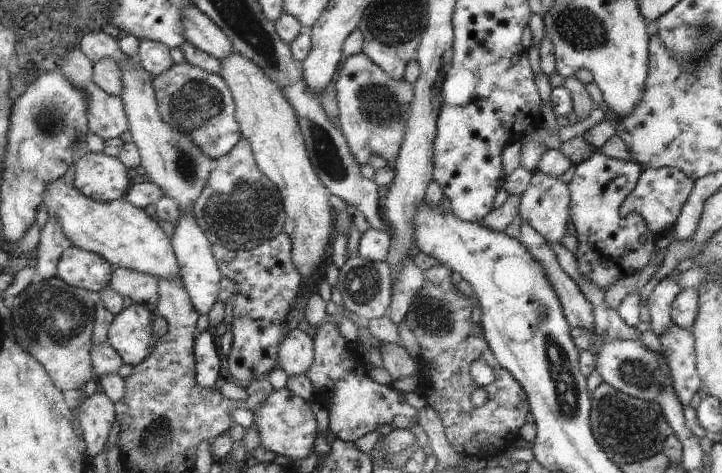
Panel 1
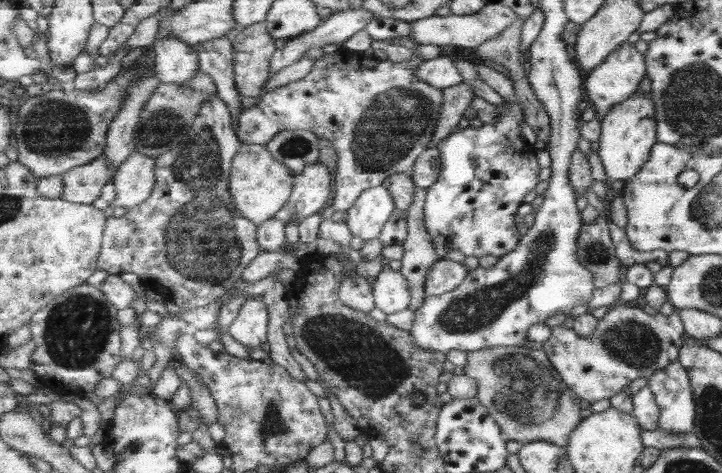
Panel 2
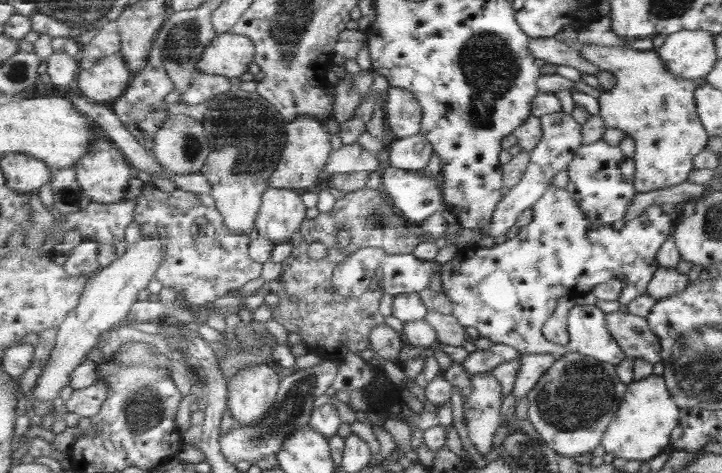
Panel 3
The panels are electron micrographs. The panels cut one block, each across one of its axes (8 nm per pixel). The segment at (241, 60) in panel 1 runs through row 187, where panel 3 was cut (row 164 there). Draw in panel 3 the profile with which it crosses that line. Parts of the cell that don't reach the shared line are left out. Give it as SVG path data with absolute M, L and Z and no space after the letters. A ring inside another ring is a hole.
M297 117L286 123L287 146L283 149L283 156L271 176L269 187L301 190L315 184L321 170L326 168L331 158L331 135L339 135L340 132L338 125L321 121L317 117Z

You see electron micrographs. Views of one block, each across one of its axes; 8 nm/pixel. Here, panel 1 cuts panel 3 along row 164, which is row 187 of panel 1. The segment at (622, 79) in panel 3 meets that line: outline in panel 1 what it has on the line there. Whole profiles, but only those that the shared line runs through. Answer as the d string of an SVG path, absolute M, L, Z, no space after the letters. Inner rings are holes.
M649 168L643 172L637 188L631 192L627 201L623 202L619 212L622 218L626 218L629 214L639 214L645 220L649 230L658 236L662 230L675 224L681 206L685 204L693 186L694 182L675 168Z

